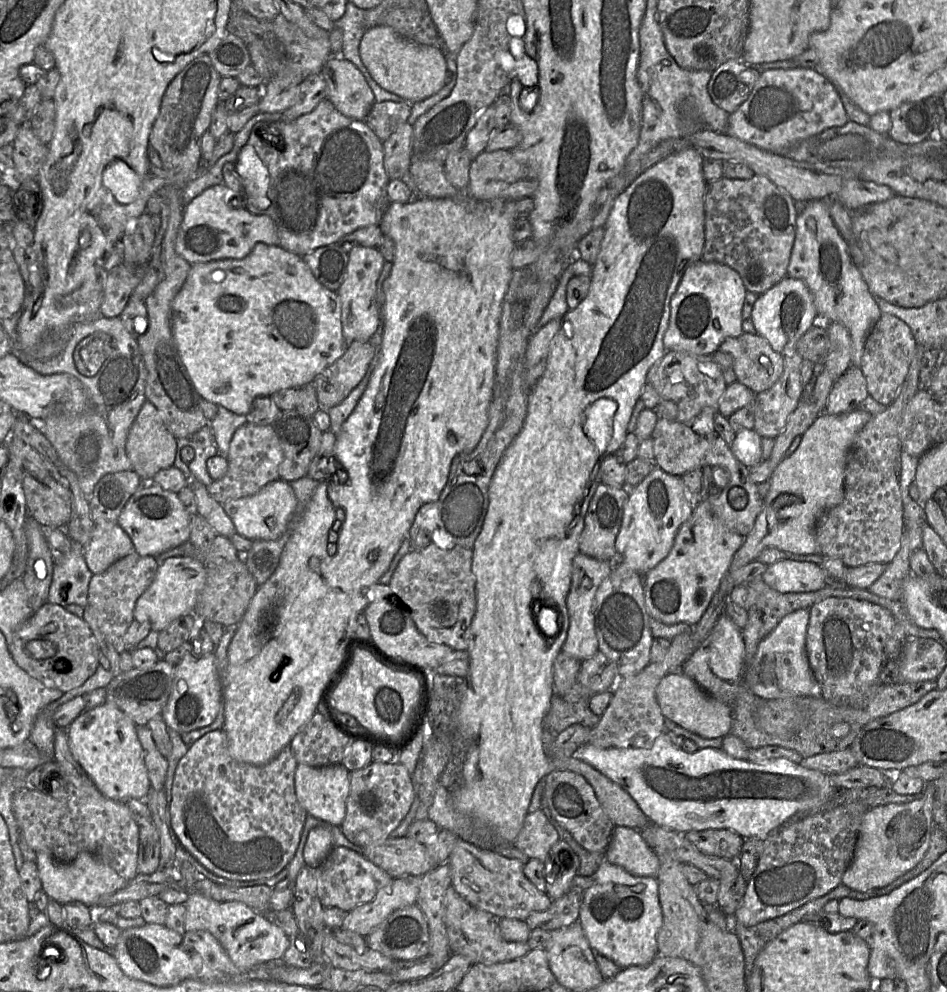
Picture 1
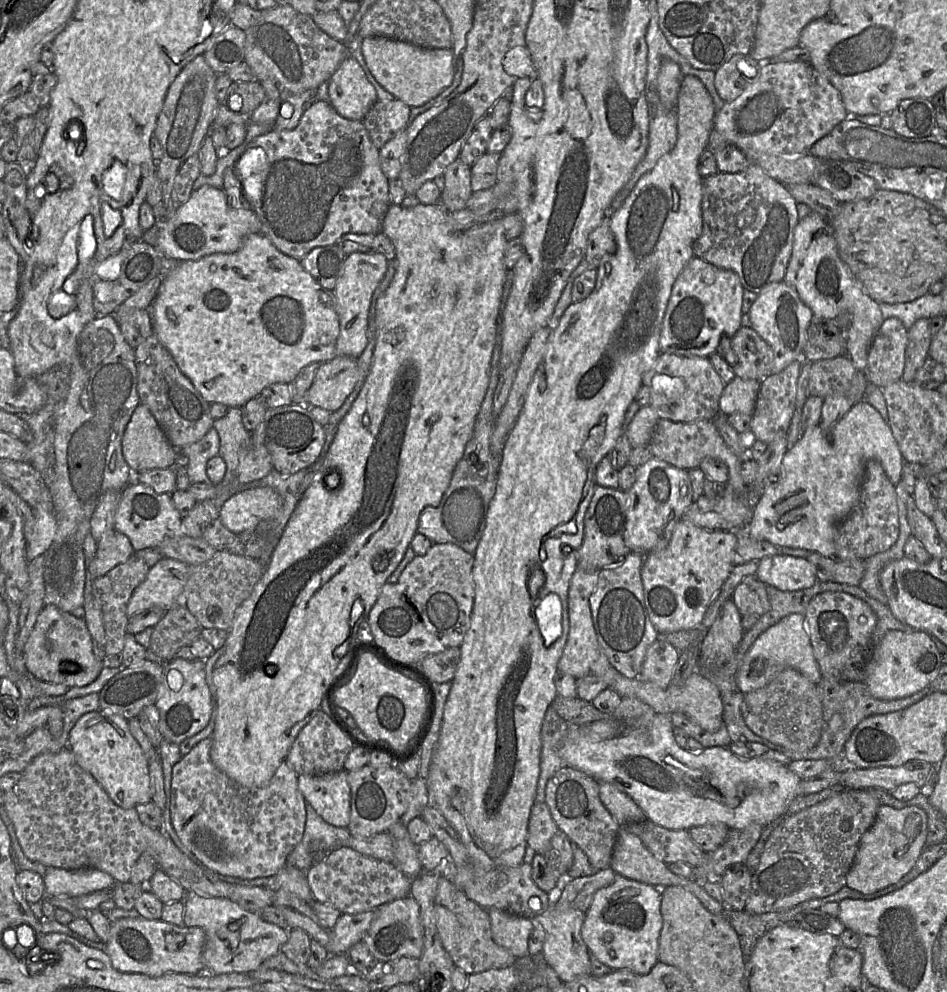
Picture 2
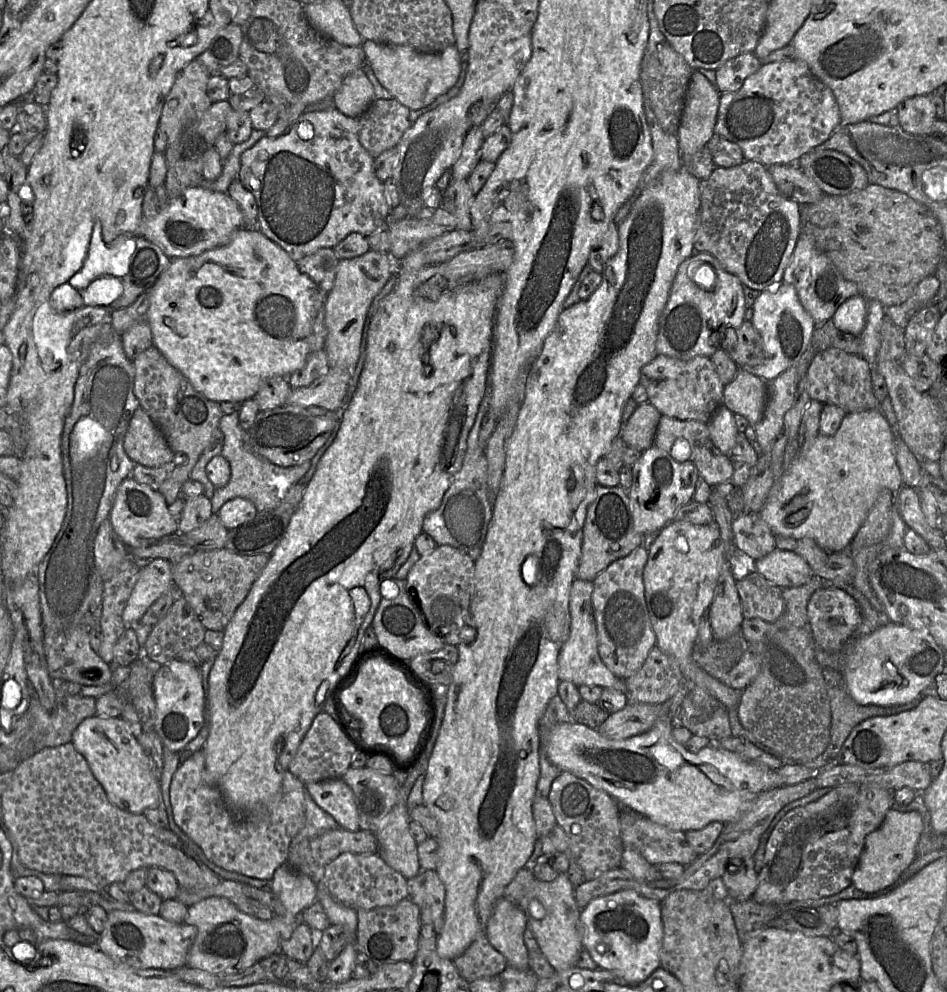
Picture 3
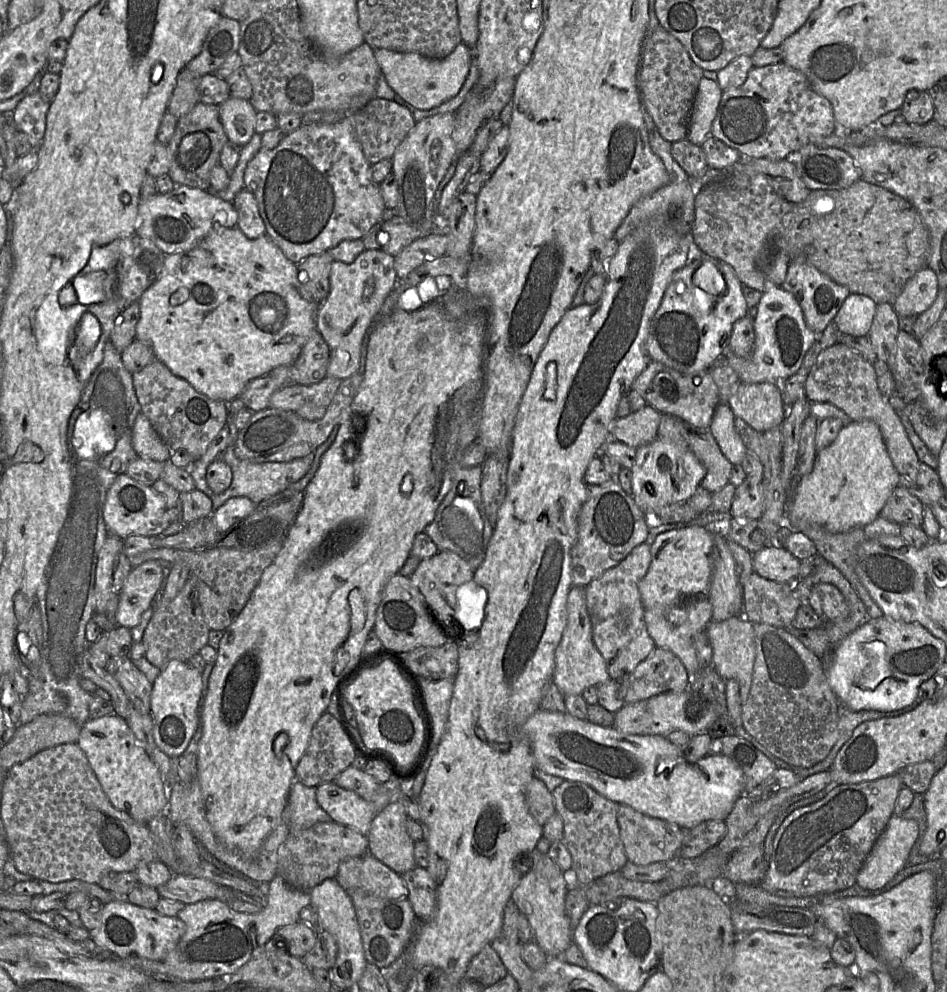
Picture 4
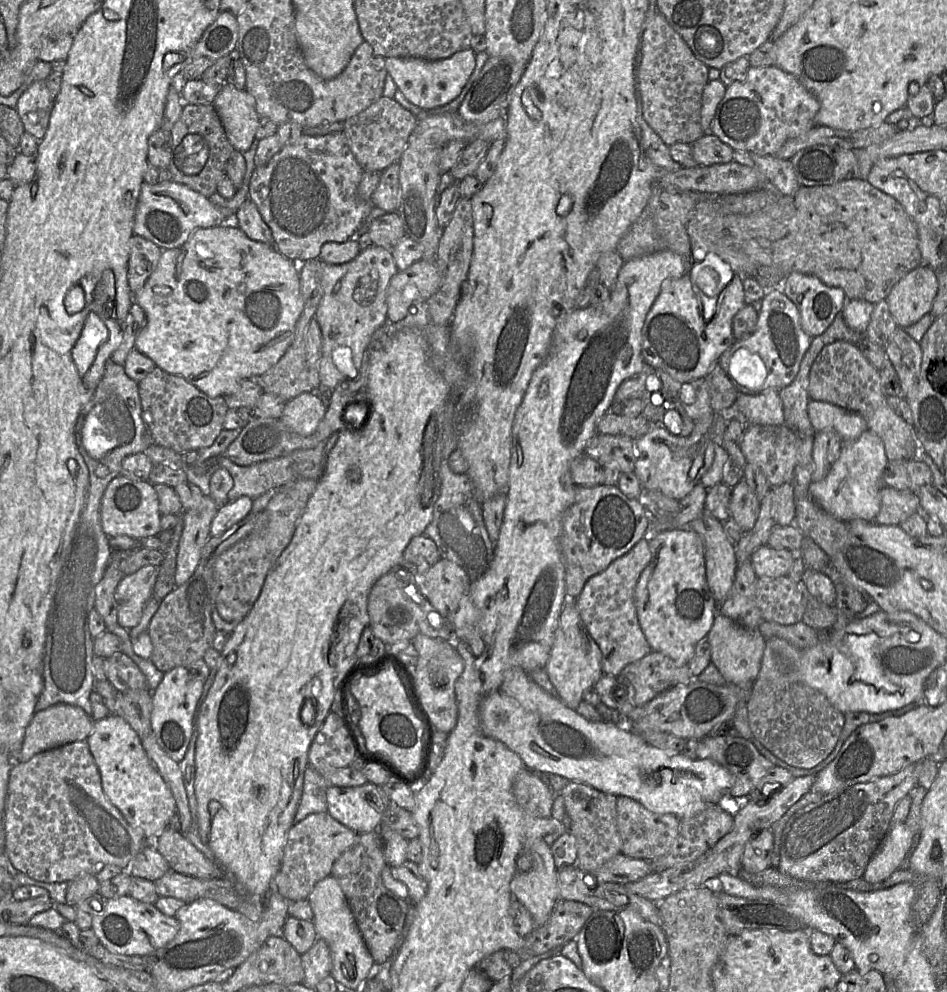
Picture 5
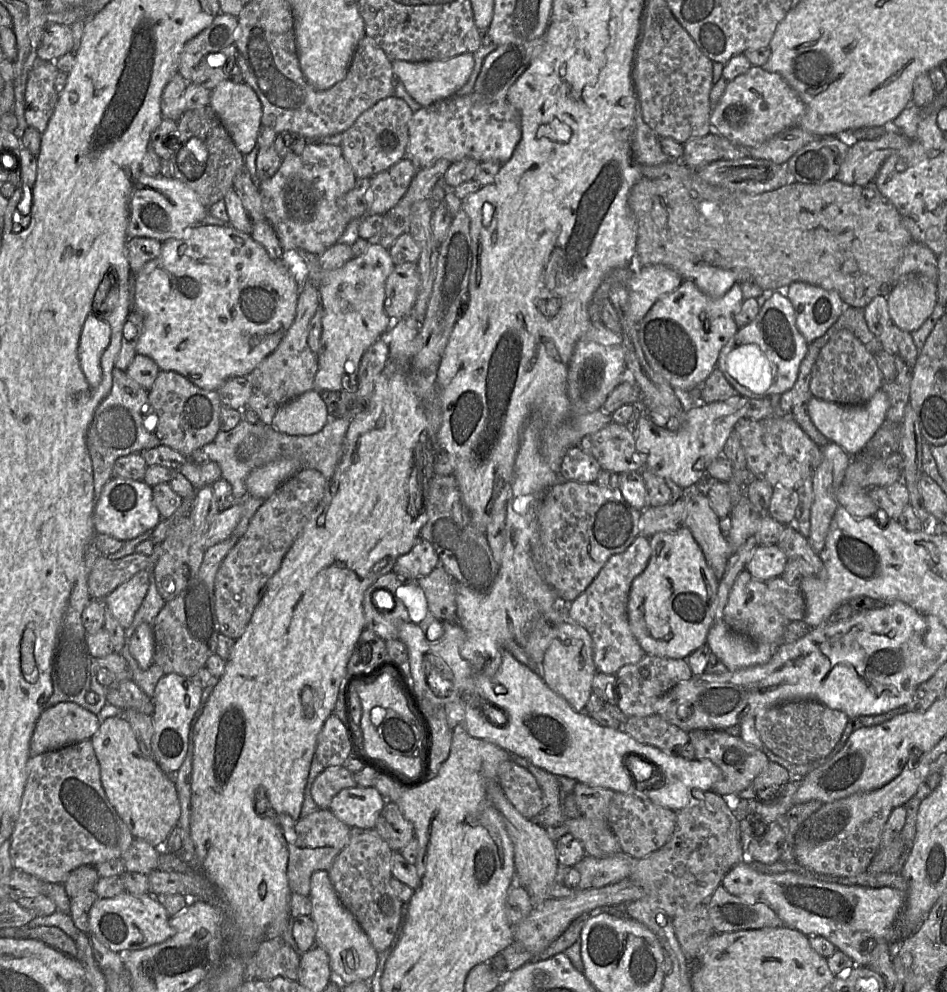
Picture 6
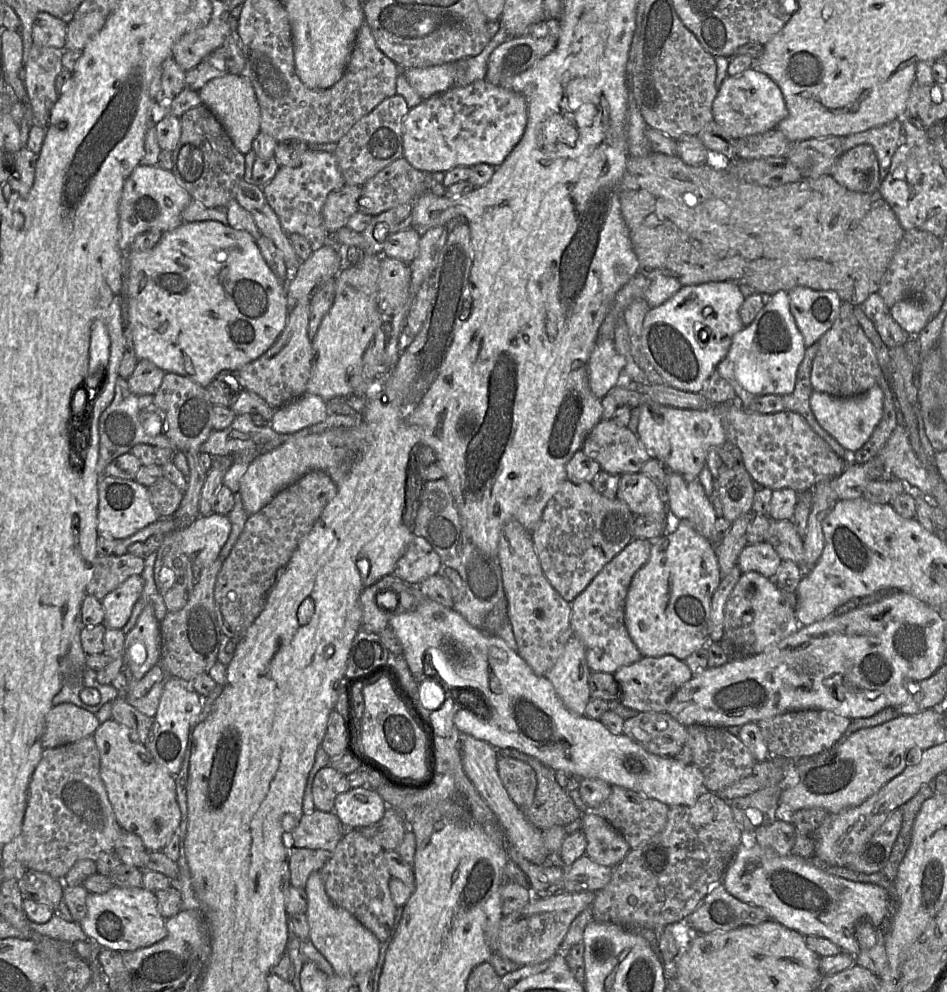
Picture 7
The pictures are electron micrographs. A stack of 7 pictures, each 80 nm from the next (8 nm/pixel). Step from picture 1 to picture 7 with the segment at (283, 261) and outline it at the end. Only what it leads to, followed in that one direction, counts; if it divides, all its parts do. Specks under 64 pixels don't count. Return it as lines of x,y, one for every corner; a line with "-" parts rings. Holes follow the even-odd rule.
217,221
183,222
177,228
164,232
153,249
129,253
129,261
128,323
132,329
135,353
138,360
149,360
166,373
185,376
206,388
221,371
238,371
261,357
275,343
286,326
290,312
287,284
280,281
270,269
256,240
246,231
236,230

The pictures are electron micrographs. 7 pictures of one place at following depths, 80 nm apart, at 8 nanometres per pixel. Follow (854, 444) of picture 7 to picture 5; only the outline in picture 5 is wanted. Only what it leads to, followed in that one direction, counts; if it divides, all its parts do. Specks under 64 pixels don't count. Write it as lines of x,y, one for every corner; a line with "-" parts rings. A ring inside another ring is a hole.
810,399
808,416
816,432
835,430
843,442
855,440
868,430
866,420
859,413
824,401

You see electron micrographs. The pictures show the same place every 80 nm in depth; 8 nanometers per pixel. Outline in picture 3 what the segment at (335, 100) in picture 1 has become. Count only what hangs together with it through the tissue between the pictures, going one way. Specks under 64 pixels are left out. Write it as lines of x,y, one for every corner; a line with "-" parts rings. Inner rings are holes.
358,69
343,80
332,100
339,112
358,118
376,98
371,82
364,71

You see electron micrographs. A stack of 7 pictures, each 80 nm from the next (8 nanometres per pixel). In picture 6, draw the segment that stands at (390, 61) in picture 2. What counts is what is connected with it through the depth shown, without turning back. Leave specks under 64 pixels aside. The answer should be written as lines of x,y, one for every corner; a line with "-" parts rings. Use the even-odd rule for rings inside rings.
465,53
450,59
408,62
403,60
392,61
393,73
409,95
421,106
452,97
467,82
474,66
474,57

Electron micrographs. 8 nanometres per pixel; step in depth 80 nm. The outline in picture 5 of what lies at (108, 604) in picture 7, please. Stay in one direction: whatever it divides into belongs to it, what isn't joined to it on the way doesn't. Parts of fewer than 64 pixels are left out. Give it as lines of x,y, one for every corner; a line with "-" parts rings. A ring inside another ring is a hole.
145,566
124,576
115,590
118,624
130,630
138,625
143,609
153,596
159,567

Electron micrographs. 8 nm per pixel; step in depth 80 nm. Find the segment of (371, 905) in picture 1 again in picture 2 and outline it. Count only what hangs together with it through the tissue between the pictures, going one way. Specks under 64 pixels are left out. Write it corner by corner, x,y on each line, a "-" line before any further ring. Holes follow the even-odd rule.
373,909
358,914
343,914
330,929
327,951
330,955
345,954
362,940
369,929
375,912

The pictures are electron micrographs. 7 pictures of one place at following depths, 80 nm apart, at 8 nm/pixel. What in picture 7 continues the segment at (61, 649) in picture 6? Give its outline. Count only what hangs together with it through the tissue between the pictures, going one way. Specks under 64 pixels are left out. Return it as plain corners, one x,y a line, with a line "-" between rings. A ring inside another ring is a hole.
80,629
72,636
66,654
61,658
59,675
61,688
52,699
53,706
62,703
73,703
76,706
96,713
103,705
88,705
80,699
80,691
84,686
84,672
86,670
86,653
80,639

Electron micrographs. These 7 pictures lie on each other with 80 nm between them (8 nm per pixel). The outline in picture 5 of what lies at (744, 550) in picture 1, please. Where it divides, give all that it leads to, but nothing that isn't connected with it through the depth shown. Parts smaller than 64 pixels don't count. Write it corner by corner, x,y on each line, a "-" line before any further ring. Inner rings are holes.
870,430
857,439
843,442
841,453
825,478
811,482
808,488
810,499
834,518
849,522
854,519
873,521
880,511
880,491
883,472
888,458
882,439

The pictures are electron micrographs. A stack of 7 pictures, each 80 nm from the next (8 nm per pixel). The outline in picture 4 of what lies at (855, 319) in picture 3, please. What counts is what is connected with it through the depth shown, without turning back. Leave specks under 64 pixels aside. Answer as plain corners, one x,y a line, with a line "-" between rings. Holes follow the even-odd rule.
850,294
833,319
838,330
852,336
867,336
876,314
877,305
868,296

